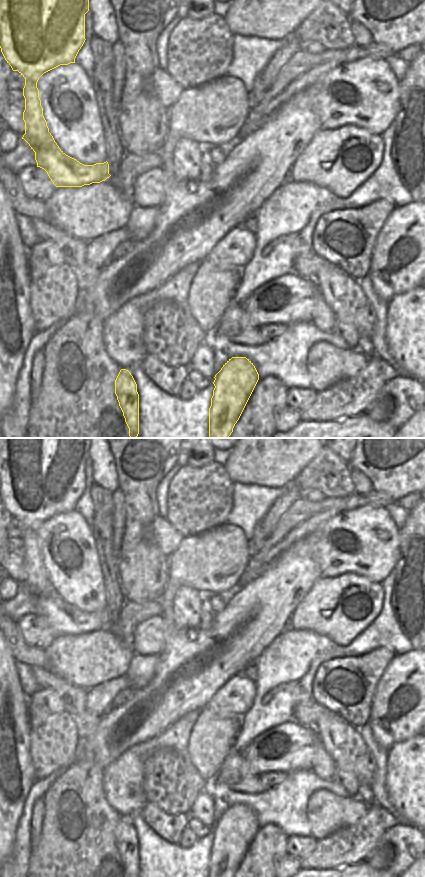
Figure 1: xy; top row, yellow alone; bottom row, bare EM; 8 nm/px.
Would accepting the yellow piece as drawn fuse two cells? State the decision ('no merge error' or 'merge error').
no merge error

